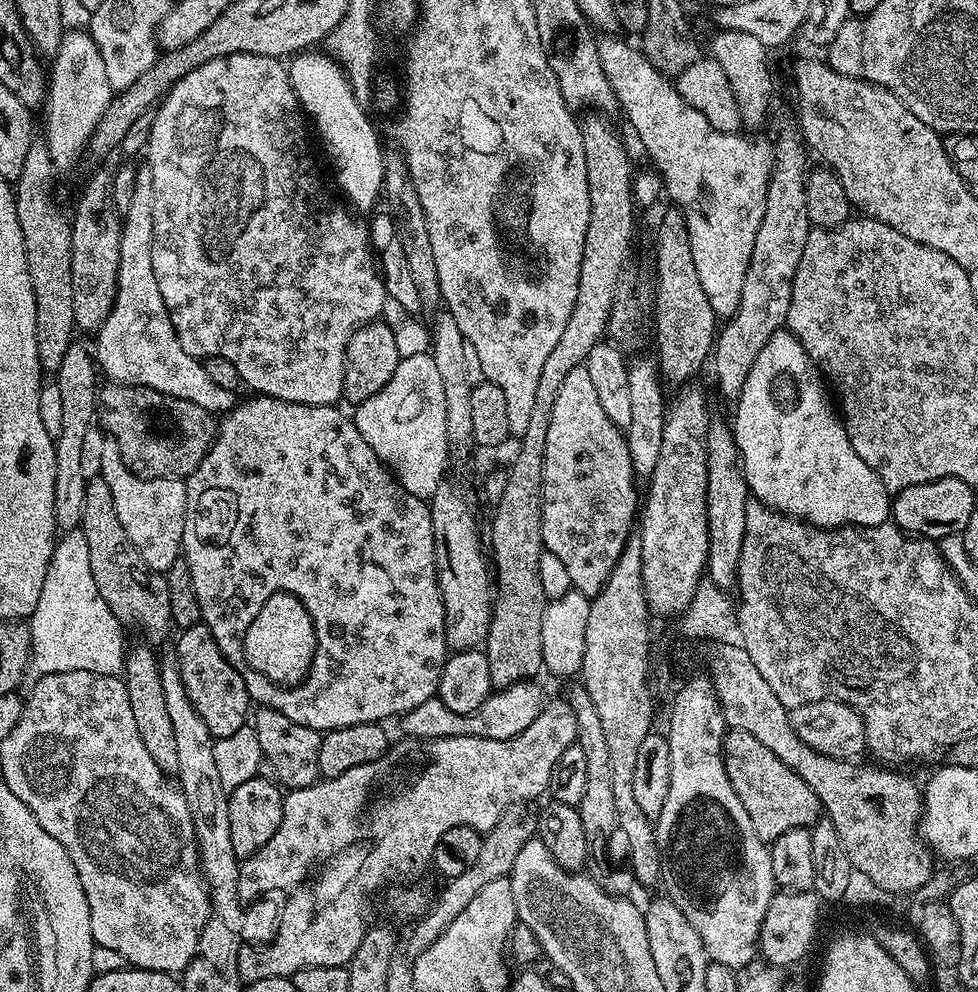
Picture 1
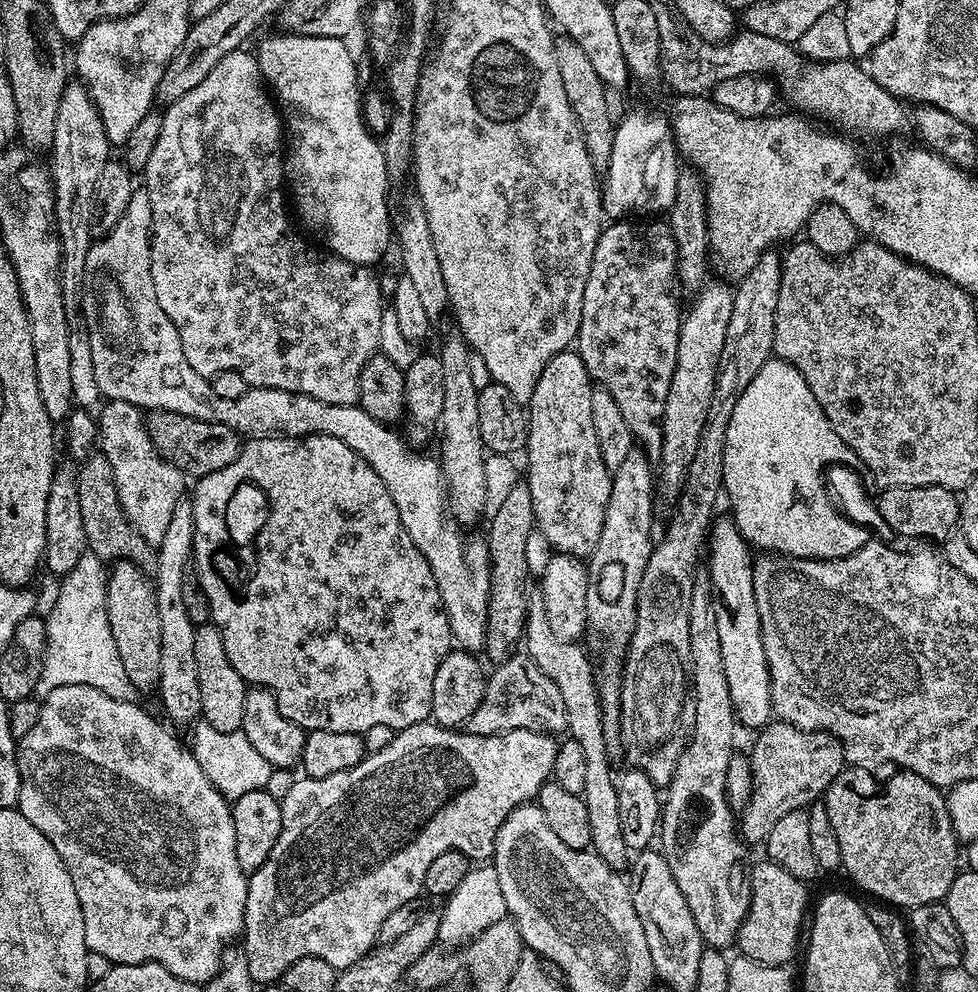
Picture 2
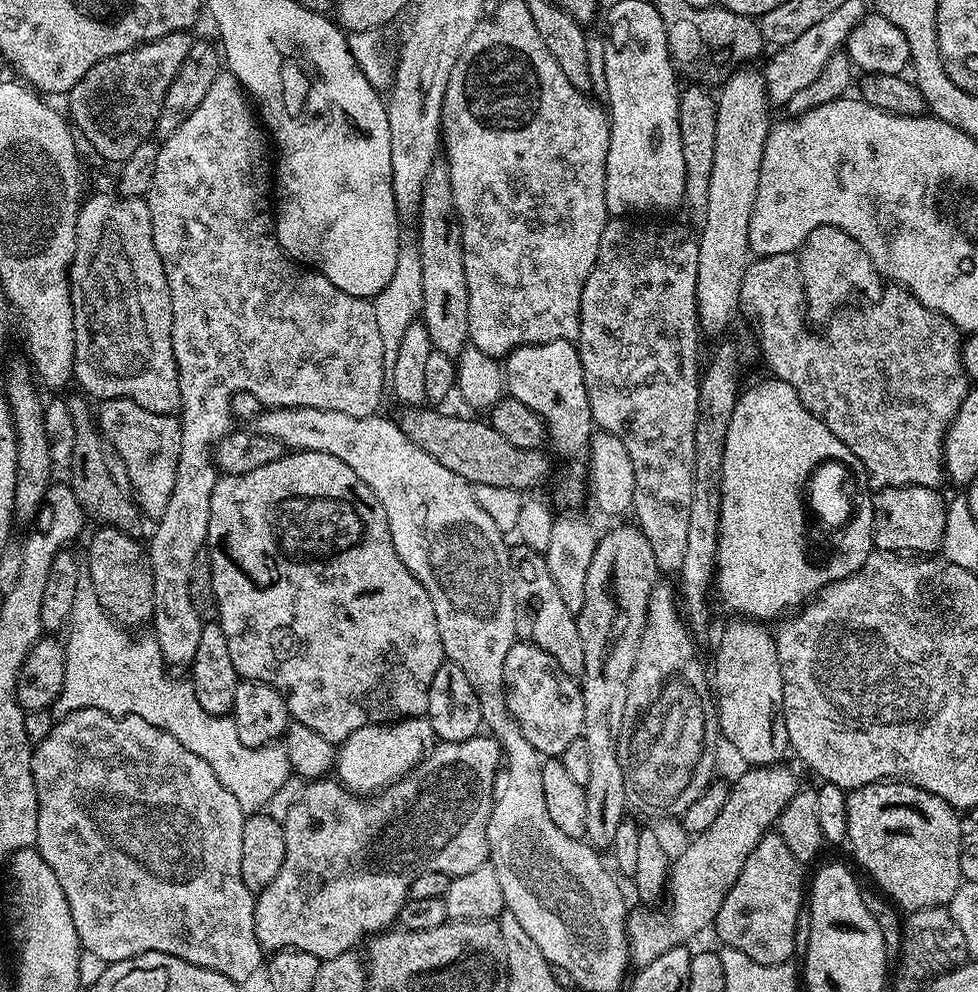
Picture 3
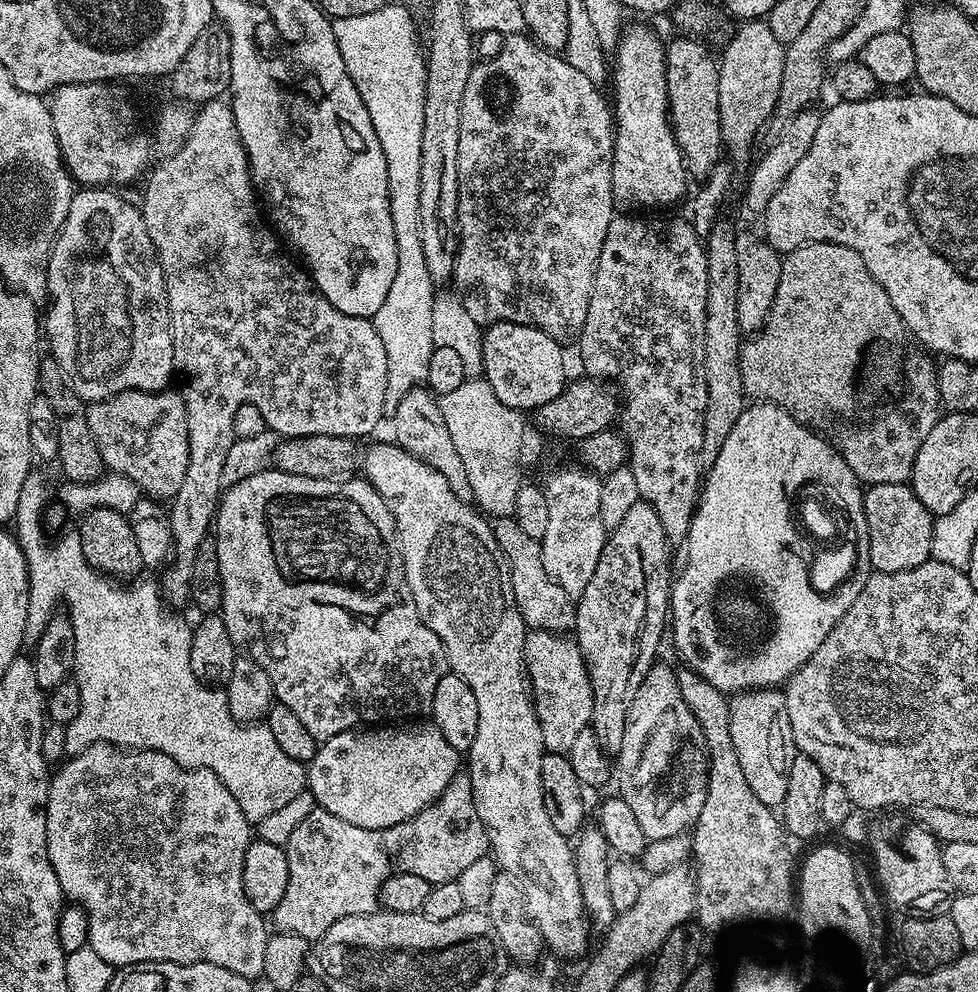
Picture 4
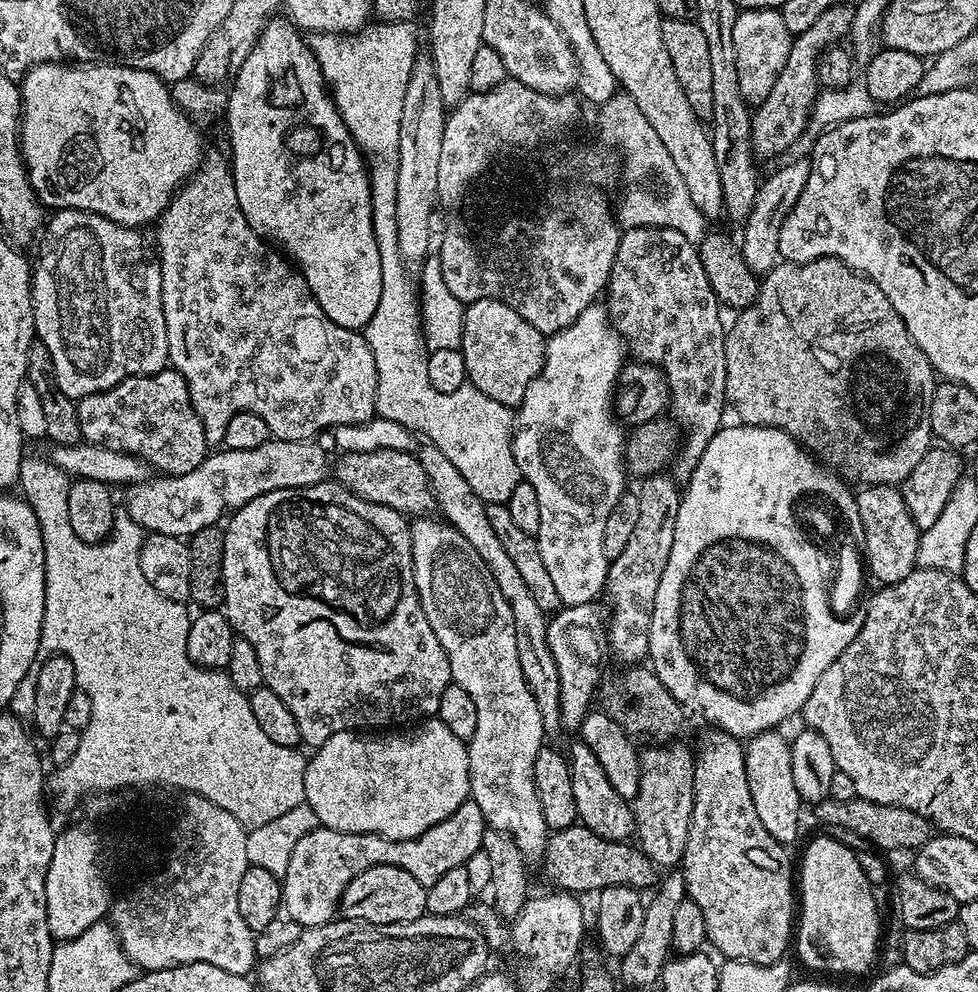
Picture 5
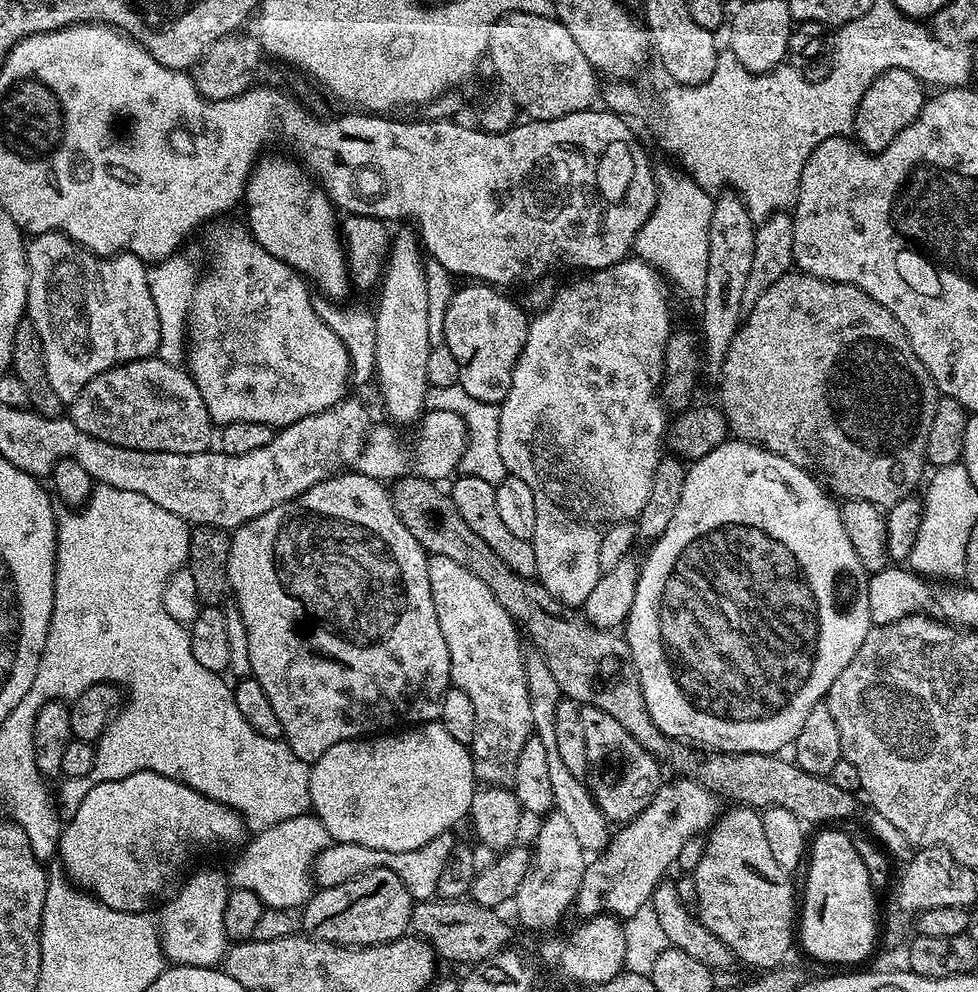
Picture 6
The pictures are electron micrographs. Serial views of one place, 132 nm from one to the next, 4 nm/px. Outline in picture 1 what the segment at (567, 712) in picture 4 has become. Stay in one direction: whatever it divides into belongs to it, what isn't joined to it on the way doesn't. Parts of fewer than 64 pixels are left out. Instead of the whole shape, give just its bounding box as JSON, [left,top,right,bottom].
[398,679,546,740]

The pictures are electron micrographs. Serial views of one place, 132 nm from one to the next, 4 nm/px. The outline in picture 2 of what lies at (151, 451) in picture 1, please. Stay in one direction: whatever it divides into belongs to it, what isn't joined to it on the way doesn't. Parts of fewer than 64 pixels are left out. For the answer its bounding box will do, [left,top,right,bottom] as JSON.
[146,411,242,478]

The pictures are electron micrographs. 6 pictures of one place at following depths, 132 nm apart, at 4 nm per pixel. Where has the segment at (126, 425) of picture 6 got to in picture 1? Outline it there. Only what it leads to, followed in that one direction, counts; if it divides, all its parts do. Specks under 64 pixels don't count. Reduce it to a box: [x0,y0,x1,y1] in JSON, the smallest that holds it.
[99,438,187,574]

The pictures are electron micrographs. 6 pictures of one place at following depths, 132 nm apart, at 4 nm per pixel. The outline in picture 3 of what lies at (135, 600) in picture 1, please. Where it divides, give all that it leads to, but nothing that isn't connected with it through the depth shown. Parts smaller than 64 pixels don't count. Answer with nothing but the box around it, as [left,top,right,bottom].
[66,392,142,534]

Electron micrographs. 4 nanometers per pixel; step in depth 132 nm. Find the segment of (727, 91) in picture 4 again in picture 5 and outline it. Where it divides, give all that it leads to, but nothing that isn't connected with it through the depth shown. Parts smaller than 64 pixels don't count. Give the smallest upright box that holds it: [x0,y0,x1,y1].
[734,8,794,105]

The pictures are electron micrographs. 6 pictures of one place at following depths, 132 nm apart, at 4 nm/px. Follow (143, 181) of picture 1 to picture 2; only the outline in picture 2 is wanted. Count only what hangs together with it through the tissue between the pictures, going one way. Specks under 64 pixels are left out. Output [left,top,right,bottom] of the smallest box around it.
[82,191,492,654]

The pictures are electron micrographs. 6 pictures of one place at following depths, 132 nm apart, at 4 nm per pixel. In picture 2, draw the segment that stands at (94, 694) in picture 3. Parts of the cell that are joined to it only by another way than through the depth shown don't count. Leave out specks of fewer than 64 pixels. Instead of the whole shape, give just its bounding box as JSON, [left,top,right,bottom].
[35,551,274,802]

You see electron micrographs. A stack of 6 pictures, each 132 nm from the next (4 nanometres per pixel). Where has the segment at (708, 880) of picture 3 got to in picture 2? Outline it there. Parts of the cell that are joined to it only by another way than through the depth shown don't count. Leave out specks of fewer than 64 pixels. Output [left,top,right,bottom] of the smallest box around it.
[738,719,846,841]

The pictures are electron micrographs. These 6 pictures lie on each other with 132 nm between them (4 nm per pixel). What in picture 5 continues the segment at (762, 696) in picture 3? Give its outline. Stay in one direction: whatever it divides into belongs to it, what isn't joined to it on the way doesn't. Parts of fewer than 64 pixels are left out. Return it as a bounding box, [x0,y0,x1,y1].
[744,730,802,846]

